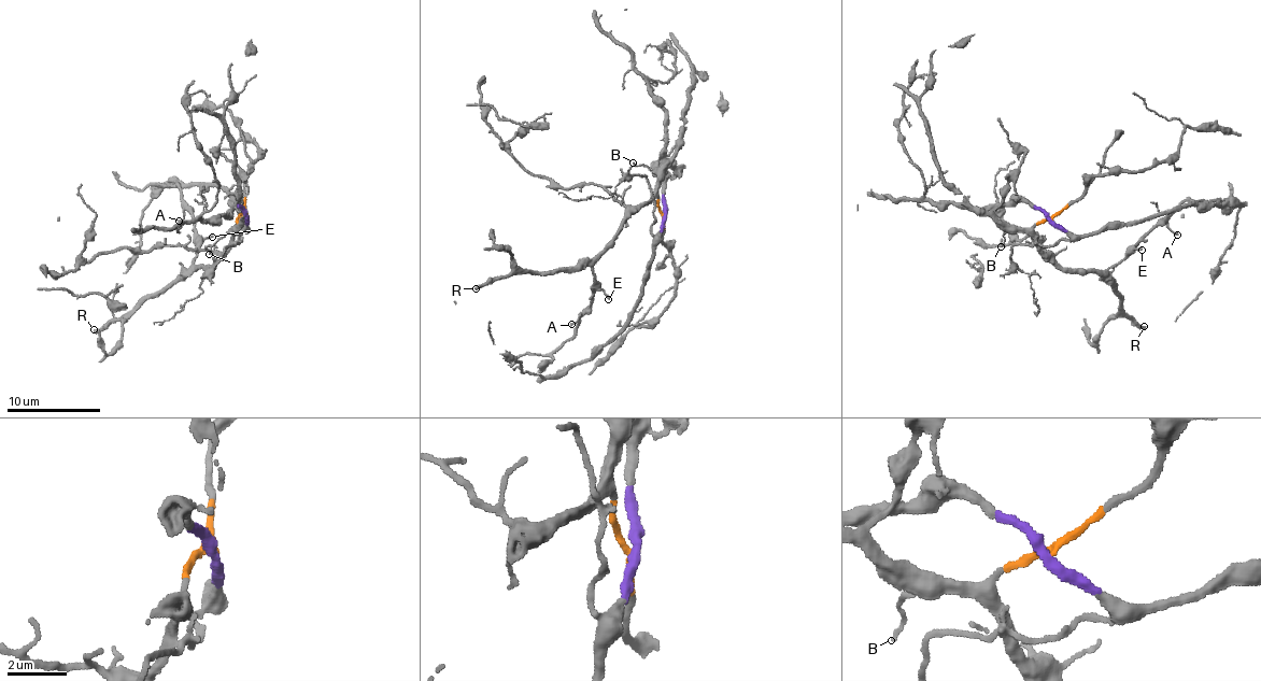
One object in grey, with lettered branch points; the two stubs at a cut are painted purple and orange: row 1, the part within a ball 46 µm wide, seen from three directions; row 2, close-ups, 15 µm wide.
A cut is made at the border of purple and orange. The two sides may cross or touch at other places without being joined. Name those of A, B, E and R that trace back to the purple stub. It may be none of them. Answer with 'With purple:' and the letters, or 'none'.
With purple: none

